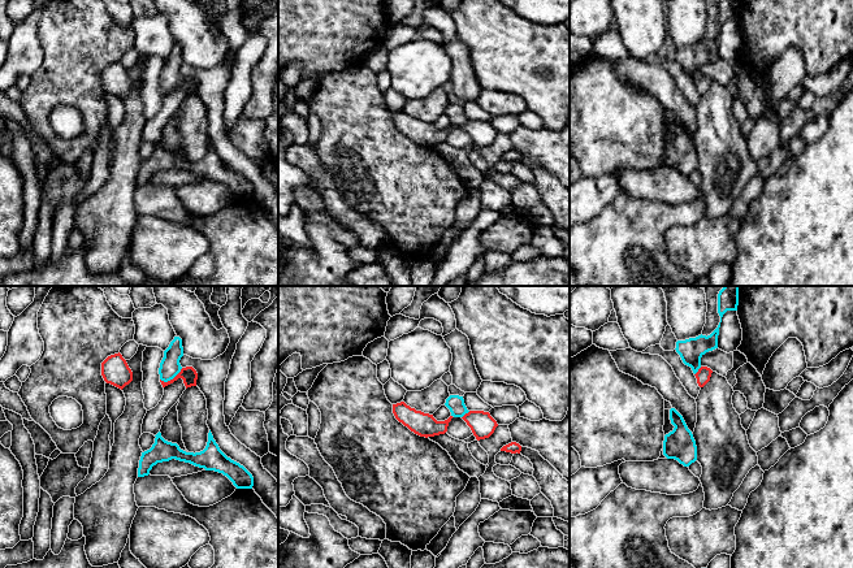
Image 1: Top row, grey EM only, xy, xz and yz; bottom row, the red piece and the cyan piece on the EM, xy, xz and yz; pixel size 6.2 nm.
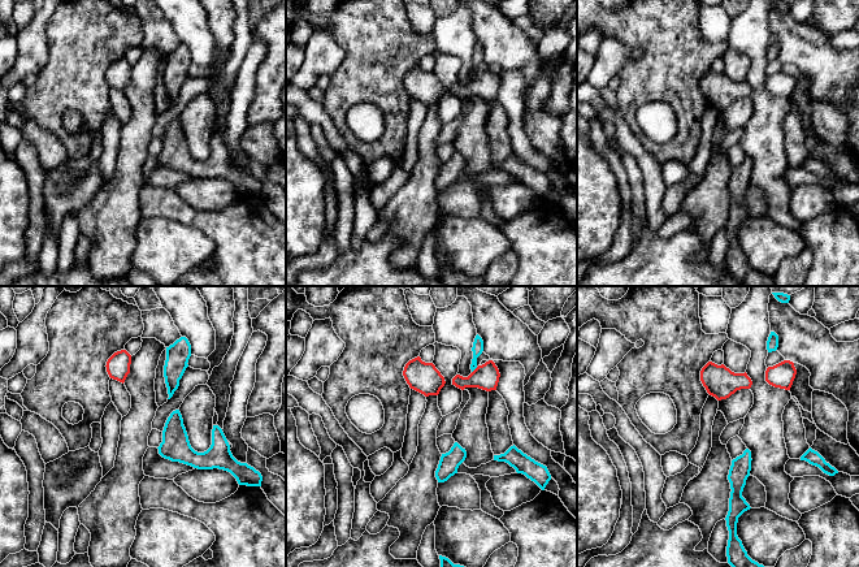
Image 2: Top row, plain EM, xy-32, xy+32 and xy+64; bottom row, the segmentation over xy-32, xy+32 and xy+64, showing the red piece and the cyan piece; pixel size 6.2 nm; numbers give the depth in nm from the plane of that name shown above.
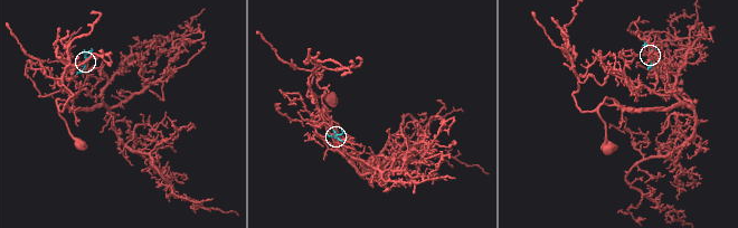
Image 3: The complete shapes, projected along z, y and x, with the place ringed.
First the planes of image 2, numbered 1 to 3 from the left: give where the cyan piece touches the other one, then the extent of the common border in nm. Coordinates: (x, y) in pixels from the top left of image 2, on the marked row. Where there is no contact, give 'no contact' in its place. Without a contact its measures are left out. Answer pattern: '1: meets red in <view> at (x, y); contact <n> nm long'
1: no contact
2: meets red in xy+32 at (474, 369); contact 50 nm long
3: no contact

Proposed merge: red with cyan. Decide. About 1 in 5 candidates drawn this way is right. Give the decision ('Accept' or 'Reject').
Reject

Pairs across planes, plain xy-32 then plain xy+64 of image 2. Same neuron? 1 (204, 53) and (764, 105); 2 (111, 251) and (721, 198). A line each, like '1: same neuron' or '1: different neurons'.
1: different neurons
2: same neuron

